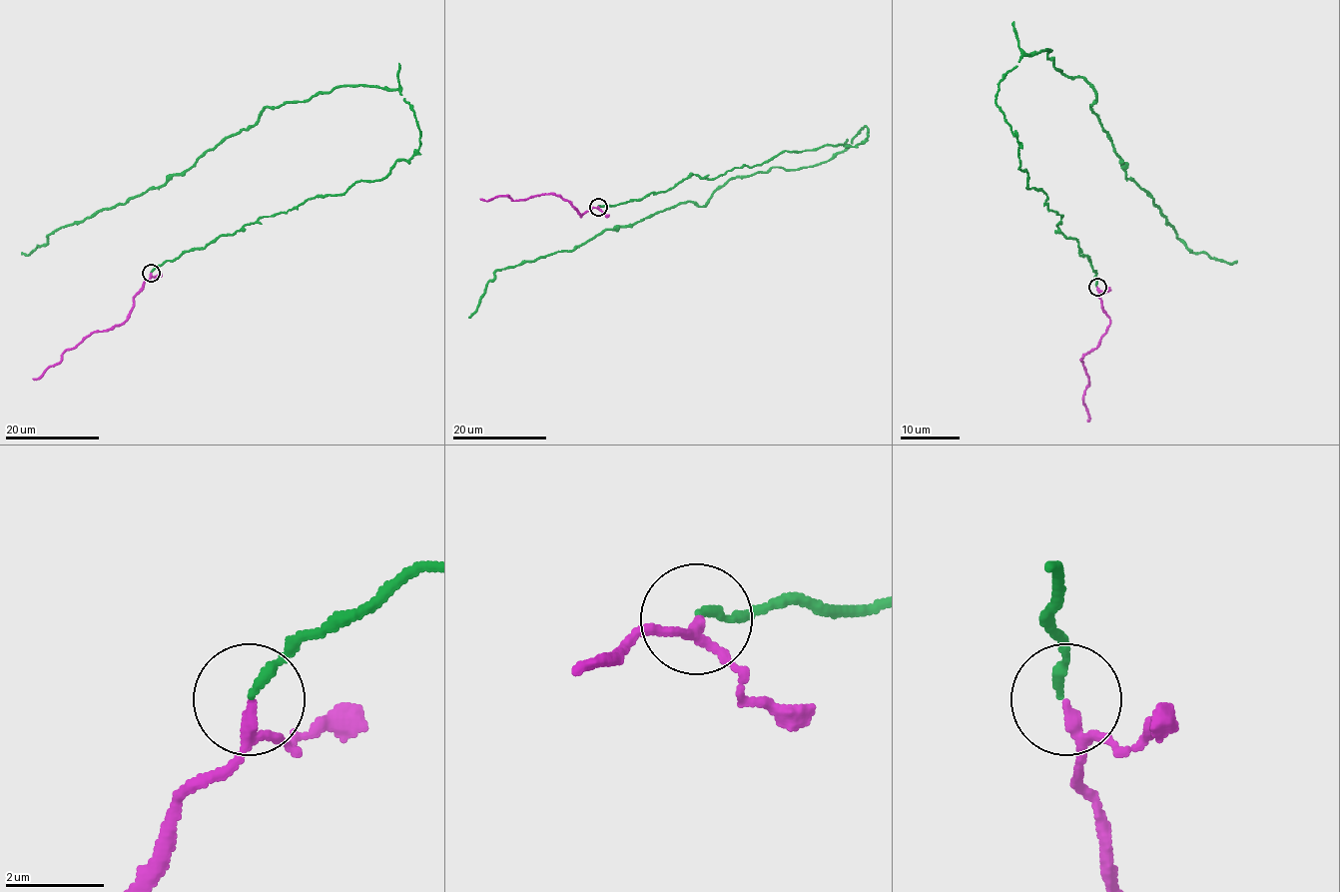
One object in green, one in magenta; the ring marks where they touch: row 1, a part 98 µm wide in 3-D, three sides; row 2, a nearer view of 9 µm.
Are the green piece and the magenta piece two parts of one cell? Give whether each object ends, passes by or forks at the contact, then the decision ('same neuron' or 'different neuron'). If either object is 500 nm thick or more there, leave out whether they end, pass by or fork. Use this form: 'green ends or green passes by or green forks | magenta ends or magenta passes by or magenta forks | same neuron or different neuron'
green ends | magenta passes by | same neuron

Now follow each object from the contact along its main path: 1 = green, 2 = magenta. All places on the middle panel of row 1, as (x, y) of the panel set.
1: (598, 206), (868, 133), (814, 166), (732, 178), (702, 207), (498, 269), (469, 317)
2: (598, 207), (580, 216), (559, 196), (550, 194), (515, 201), (509, 196), (485, 201), (479, 199)

